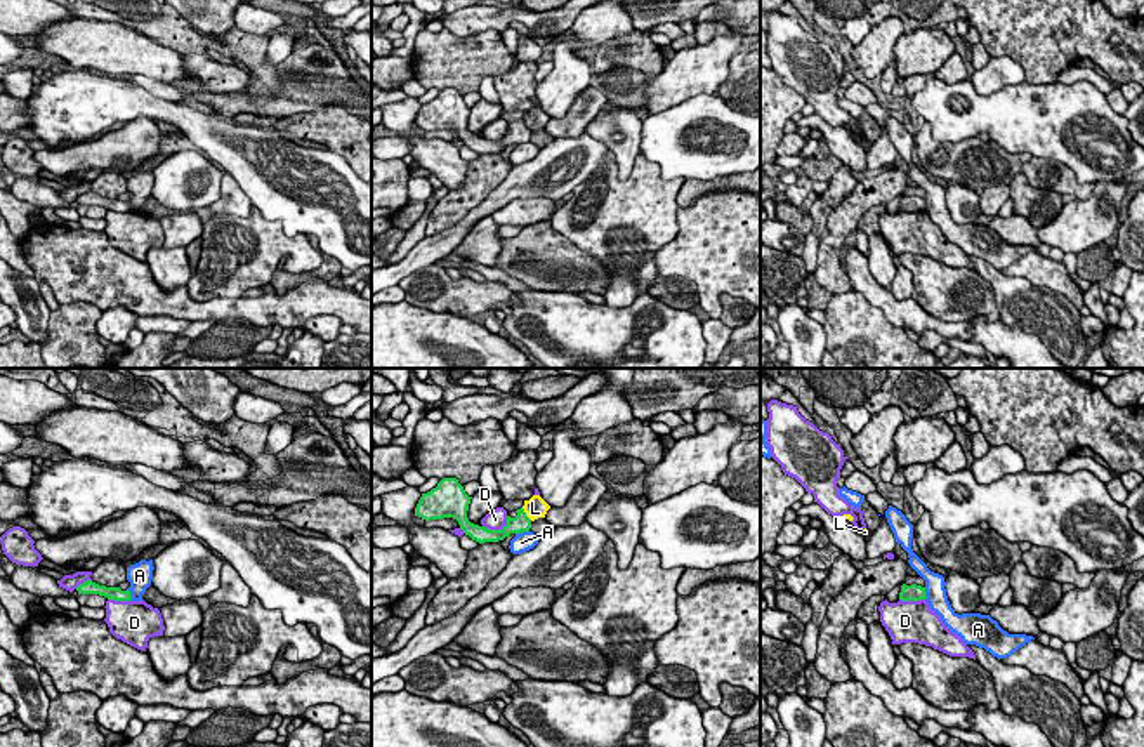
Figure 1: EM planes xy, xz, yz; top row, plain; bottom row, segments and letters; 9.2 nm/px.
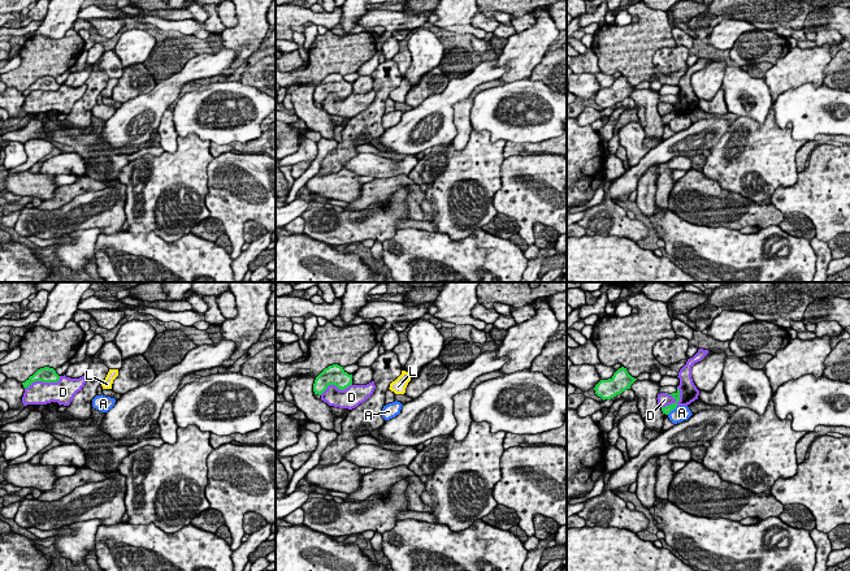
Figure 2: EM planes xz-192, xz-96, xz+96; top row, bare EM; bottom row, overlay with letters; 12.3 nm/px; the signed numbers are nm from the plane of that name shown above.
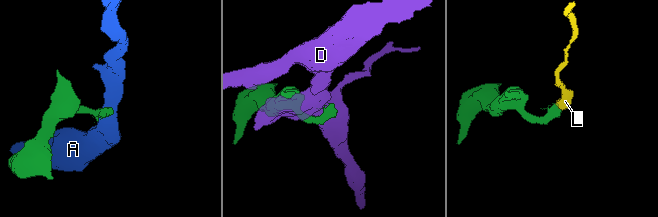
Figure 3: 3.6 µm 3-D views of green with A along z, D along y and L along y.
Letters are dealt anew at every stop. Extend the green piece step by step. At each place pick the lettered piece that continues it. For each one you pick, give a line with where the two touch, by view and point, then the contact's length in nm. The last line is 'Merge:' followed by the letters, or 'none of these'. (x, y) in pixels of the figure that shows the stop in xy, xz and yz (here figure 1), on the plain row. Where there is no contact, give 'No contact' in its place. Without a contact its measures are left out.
Merge: none of these

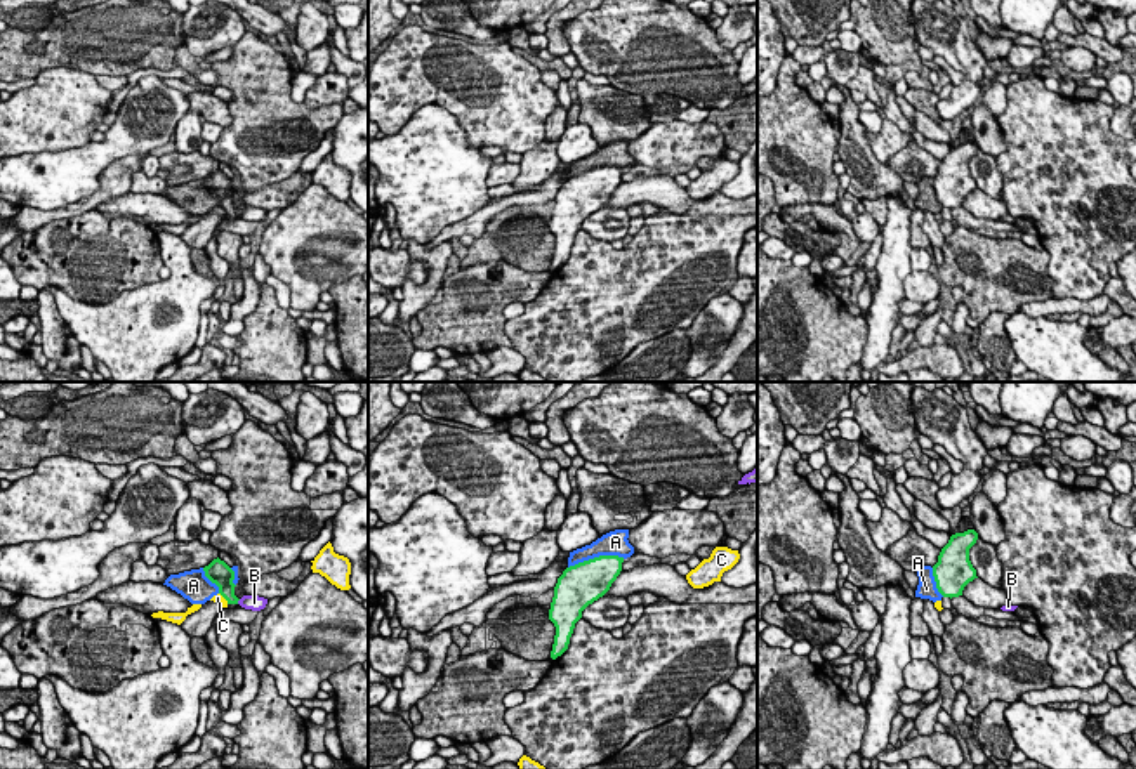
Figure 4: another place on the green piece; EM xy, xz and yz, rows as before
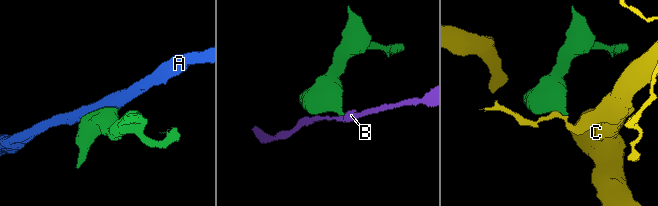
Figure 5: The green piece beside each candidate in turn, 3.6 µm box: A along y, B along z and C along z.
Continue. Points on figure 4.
Merge: none of these

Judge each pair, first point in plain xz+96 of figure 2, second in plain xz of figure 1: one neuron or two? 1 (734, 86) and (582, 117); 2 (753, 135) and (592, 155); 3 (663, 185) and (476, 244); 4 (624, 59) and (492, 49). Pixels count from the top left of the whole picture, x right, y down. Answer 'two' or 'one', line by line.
1: two
2: two
3: one
4: one

